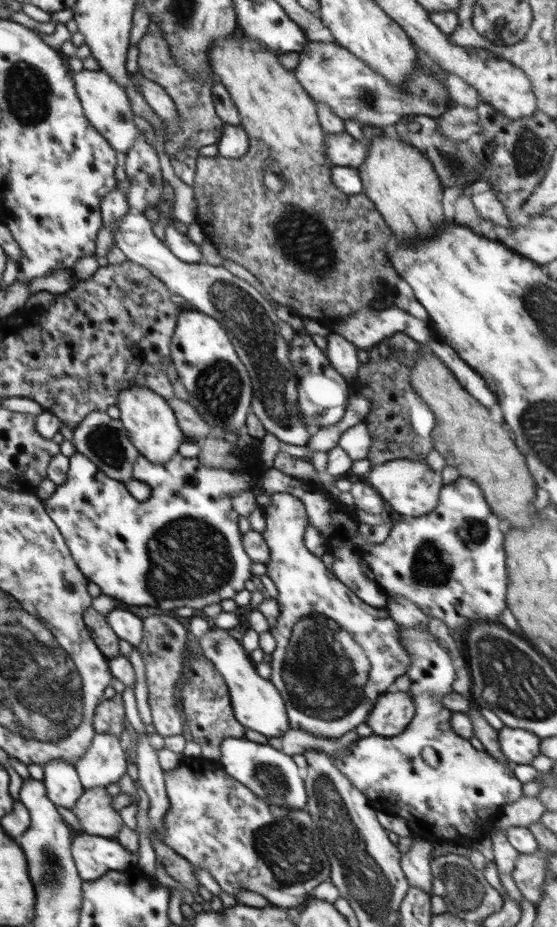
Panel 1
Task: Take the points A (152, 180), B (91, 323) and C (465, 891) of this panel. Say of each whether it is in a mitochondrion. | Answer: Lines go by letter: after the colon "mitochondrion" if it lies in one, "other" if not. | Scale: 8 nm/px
A: mitochondrion
B: other
C: mitochondrion

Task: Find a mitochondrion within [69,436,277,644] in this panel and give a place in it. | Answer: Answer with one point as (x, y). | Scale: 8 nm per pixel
(205, 555)

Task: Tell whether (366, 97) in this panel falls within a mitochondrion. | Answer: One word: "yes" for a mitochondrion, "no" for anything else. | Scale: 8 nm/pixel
yes

